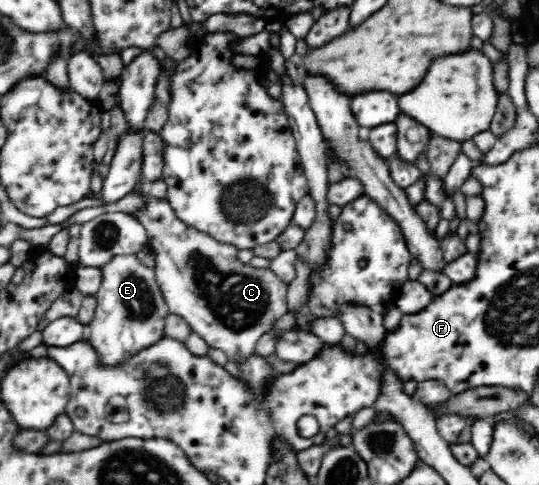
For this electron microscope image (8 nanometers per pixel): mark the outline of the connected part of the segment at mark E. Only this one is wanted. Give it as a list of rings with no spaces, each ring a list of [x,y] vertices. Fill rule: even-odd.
[[[115,254],[107,264],[99,266],[99,272],[102,282],[94,294],[97,306],[93,320],[88,324],[91,332],[88,341],[96,348],[100,362],[113,366],[164,336],[168,306],[157,283],[154,267],[145,266],[136,254]]]

